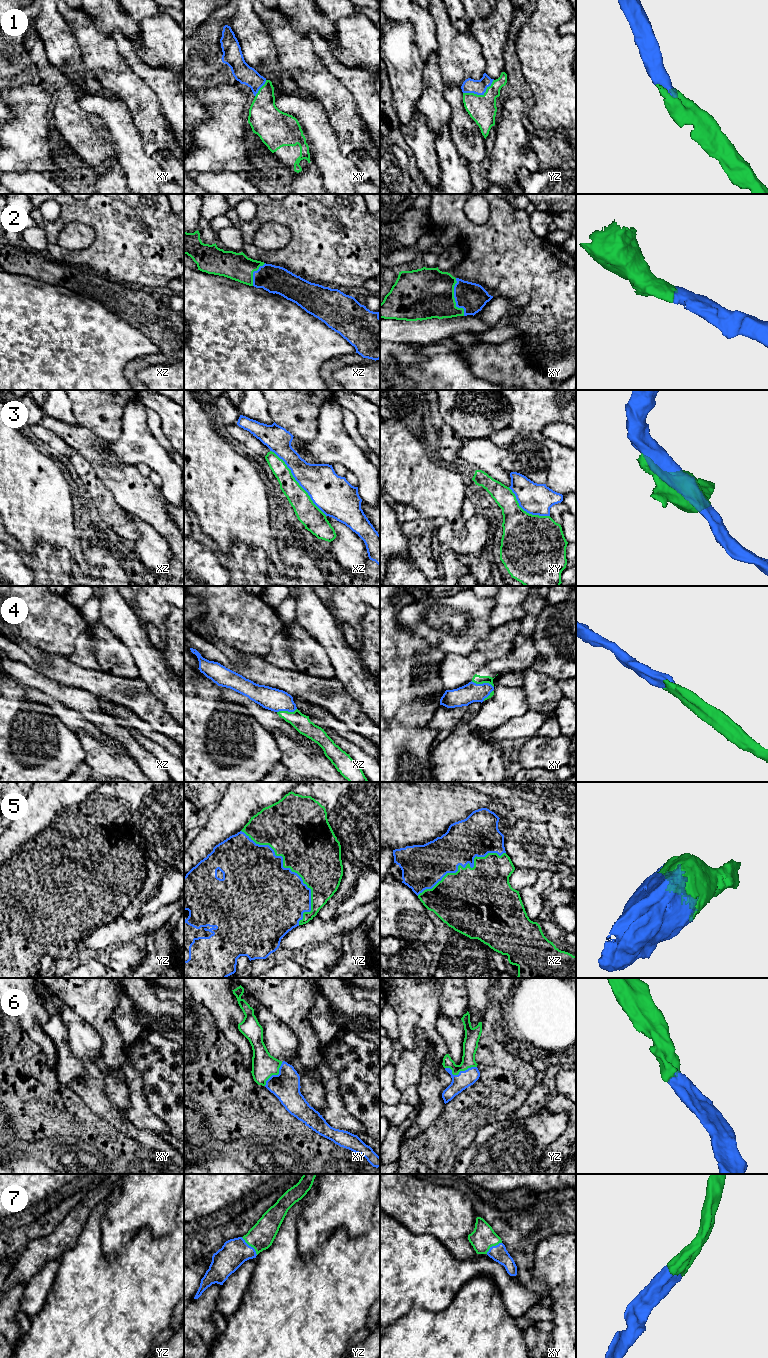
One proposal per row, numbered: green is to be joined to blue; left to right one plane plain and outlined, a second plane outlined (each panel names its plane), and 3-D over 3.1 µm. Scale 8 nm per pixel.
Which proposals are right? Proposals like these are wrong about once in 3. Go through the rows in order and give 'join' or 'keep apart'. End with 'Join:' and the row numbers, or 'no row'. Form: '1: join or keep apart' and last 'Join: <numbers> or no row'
1: join
2: join
3: keep apart
4: join
5: join
6: join
7: join
Join: 1, 2, 4, 5, 6, 7

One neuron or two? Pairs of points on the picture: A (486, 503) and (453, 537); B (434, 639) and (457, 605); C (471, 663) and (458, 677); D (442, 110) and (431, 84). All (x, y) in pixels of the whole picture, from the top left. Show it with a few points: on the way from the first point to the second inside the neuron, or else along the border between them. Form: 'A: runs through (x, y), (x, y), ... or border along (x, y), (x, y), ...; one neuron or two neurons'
A: runs through (480, 514), (480, 520), (464, 536); one neuron
B: runs through (428, 627), (430, 616), (440, 606), (445, 605); one neuron
C: runs through (468, 666), (460, 674); one neuron
D: runs through (436, 104), (432, 100), (432, 90); one neuron

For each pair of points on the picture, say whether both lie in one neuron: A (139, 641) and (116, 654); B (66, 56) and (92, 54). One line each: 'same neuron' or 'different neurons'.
A: different neurons
B: different neurons

